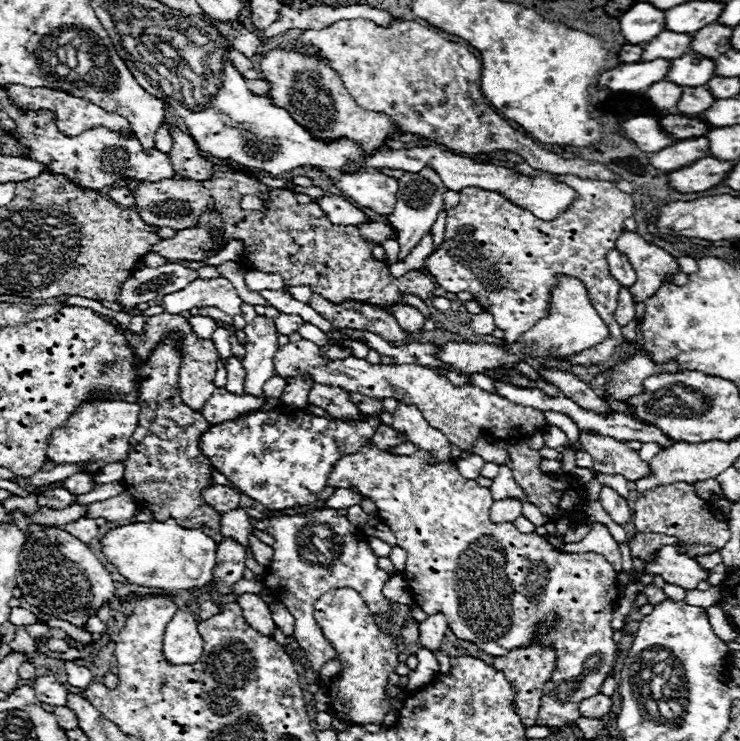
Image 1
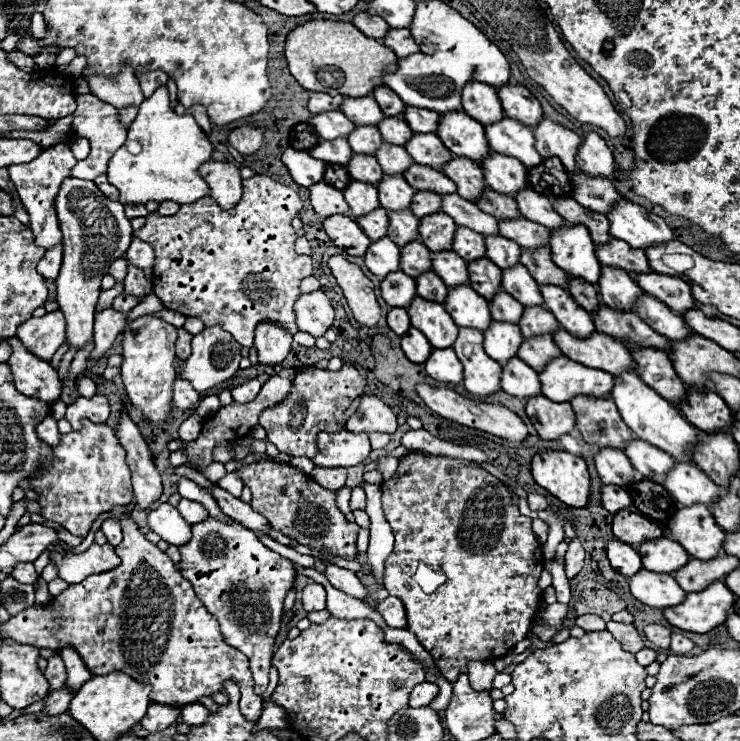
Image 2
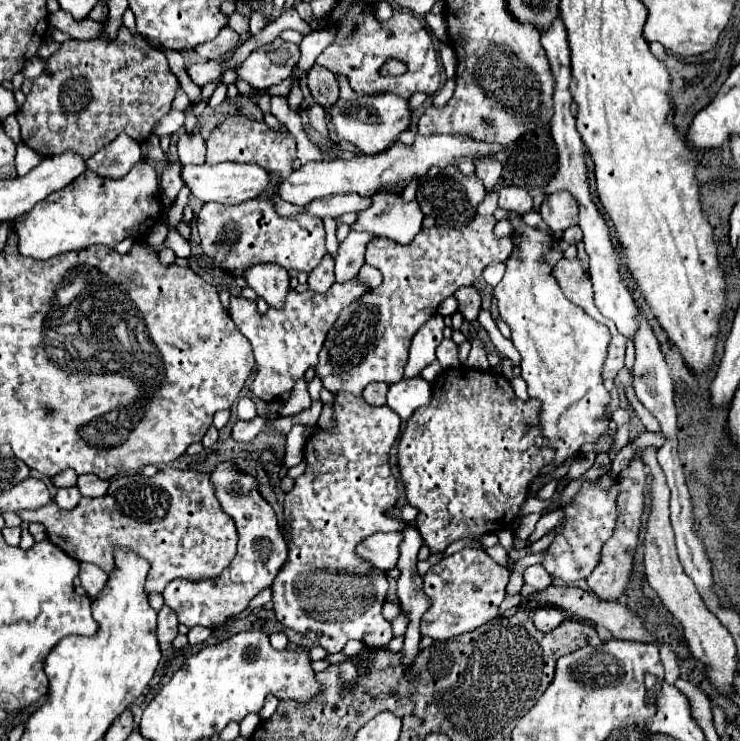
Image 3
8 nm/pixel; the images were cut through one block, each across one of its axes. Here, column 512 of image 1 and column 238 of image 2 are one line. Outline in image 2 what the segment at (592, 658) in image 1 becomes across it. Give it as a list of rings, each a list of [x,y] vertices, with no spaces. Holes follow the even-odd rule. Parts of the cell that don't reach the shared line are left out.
[[[214,518],[192,526],[192,540],[180,546],[180,554],[180,574],[192,582],[196,596],[218,618],[226,642],[250,658],[254,692],[262,694],[268,686],[272,648],[282,622],[282,602],[296,576],[292,564],[266,548],[252,530]]]

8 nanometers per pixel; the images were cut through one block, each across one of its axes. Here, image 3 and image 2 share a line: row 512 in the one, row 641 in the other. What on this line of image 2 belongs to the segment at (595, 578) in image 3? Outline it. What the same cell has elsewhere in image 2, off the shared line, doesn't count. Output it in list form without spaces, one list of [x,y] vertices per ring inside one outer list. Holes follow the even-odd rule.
[[[608,622],[606,626],[614,638],[622,644],[622,650],[628,650],[628,652],[638,652],[644,648],[644,642],[642,642],[642,636],[636,632],[636,628],[632,624],[620,624],[620,622]]]

